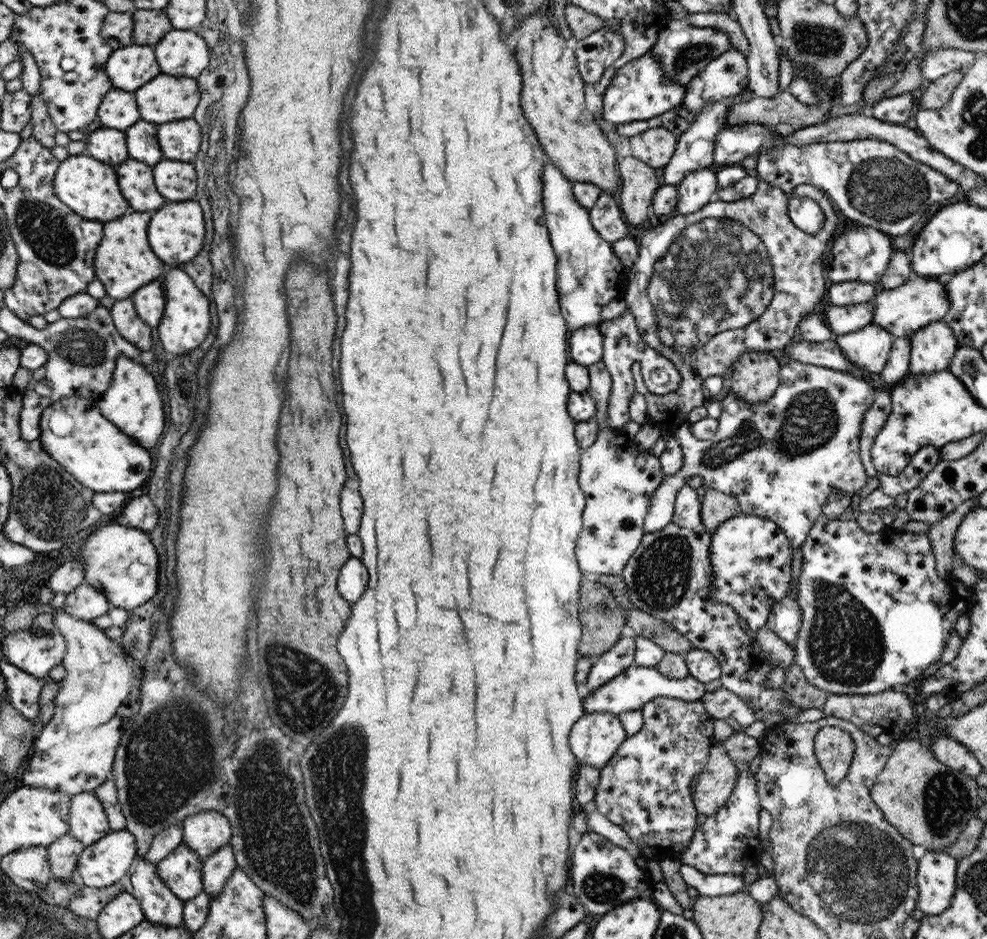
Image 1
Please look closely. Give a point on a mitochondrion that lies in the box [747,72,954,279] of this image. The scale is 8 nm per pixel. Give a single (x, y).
(887, 189)

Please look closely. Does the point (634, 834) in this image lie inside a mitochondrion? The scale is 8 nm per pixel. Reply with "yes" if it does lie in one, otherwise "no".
no

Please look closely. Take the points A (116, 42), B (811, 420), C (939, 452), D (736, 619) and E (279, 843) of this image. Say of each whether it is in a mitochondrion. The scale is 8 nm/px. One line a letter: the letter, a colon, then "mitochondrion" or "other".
A: other
B: mitochondrion
C: other
D: other
E: mitochondrion

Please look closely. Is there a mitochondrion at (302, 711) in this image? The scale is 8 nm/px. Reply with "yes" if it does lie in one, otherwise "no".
yes

